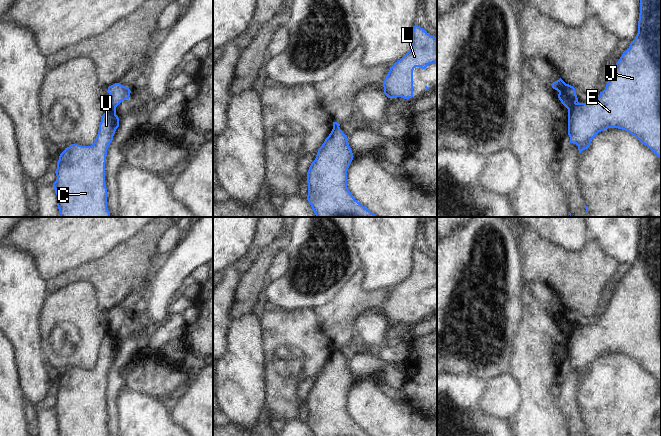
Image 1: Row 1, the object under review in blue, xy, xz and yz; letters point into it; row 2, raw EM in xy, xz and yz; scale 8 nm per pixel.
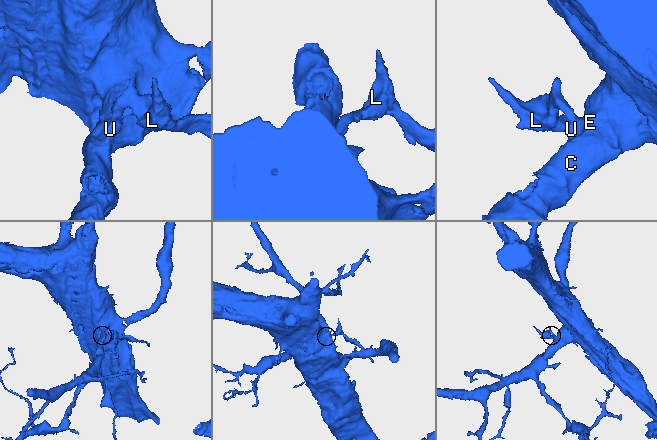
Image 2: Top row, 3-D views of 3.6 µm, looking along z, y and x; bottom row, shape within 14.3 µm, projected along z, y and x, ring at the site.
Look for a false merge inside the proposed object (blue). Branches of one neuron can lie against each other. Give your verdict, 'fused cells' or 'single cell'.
fused cells

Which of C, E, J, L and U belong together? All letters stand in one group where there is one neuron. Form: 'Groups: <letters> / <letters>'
Groups: C E J U / L.

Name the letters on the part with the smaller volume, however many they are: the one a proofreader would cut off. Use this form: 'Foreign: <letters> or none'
Foreign: L

